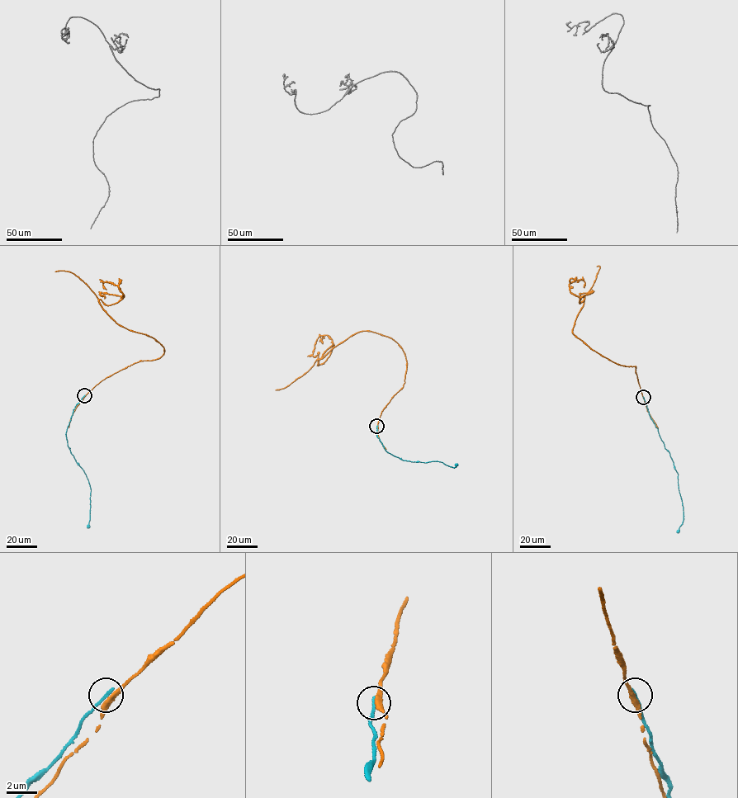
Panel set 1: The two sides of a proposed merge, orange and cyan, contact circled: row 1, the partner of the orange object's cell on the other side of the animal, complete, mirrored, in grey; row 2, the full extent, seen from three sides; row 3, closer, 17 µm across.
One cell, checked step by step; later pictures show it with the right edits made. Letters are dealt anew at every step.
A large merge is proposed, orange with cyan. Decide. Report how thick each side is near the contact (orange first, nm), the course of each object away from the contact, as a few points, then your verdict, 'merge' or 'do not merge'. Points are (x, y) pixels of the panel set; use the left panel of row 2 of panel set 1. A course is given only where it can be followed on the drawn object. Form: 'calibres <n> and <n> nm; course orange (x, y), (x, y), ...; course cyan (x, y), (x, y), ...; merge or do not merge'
calibres 340 and 240 nm; course orange (84, 396), (164, 351), (108, 314), (99, 300), (110, 305), (124, 296), (110, 282), (106, 290); course cyan (84, 395), (73, 410), (65, 433), (68, 446), (83, 470), (91, 488), (87, 528); do not merge

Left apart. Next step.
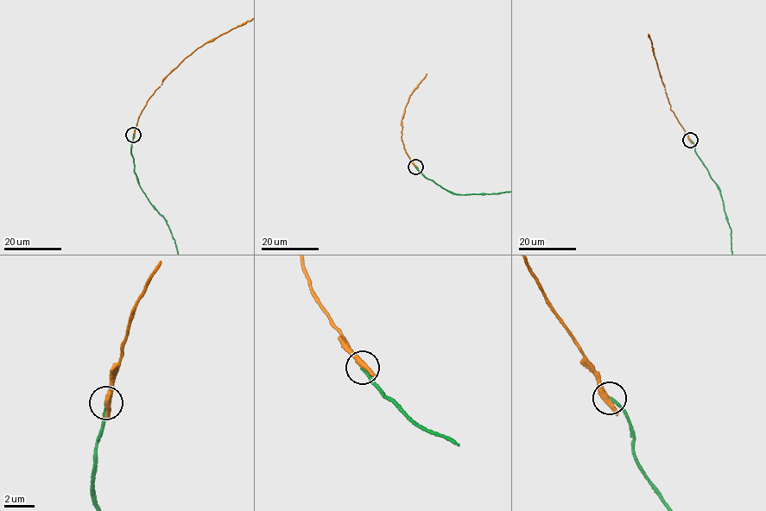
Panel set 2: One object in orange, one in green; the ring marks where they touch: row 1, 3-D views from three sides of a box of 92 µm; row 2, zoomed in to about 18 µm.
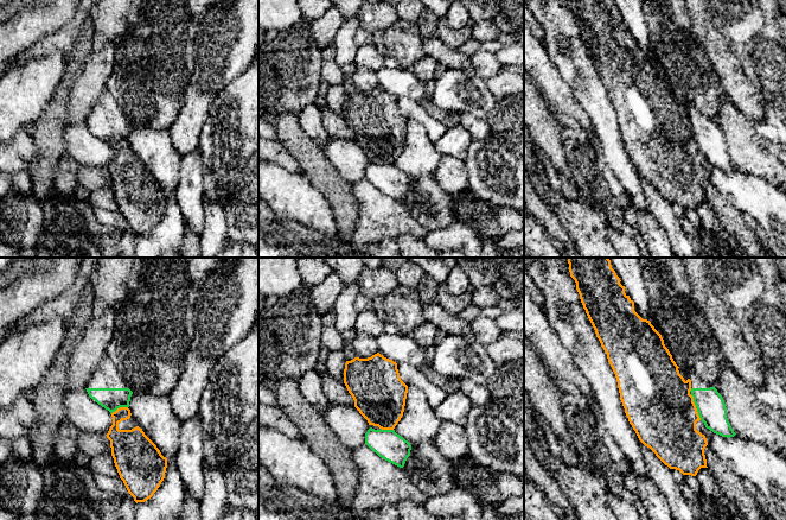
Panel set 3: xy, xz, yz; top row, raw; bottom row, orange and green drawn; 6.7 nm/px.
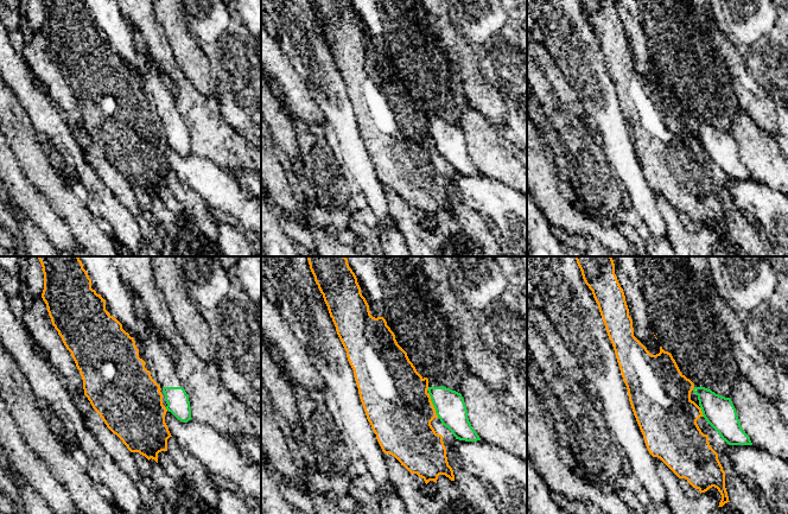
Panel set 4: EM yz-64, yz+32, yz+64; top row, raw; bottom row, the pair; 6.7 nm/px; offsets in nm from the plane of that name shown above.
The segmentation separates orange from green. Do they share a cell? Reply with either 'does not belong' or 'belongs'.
does not belong

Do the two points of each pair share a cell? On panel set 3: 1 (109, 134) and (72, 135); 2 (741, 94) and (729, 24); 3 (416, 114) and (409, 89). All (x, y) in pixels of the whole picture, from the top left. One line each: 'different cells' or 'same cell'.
1: different cells
2: different cells
3: different cells

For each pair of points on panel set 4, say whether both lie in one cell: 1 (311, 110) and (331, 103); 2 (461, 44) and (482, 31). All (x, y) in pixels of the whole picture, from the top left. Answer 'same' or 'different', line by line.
1: different
2: different

